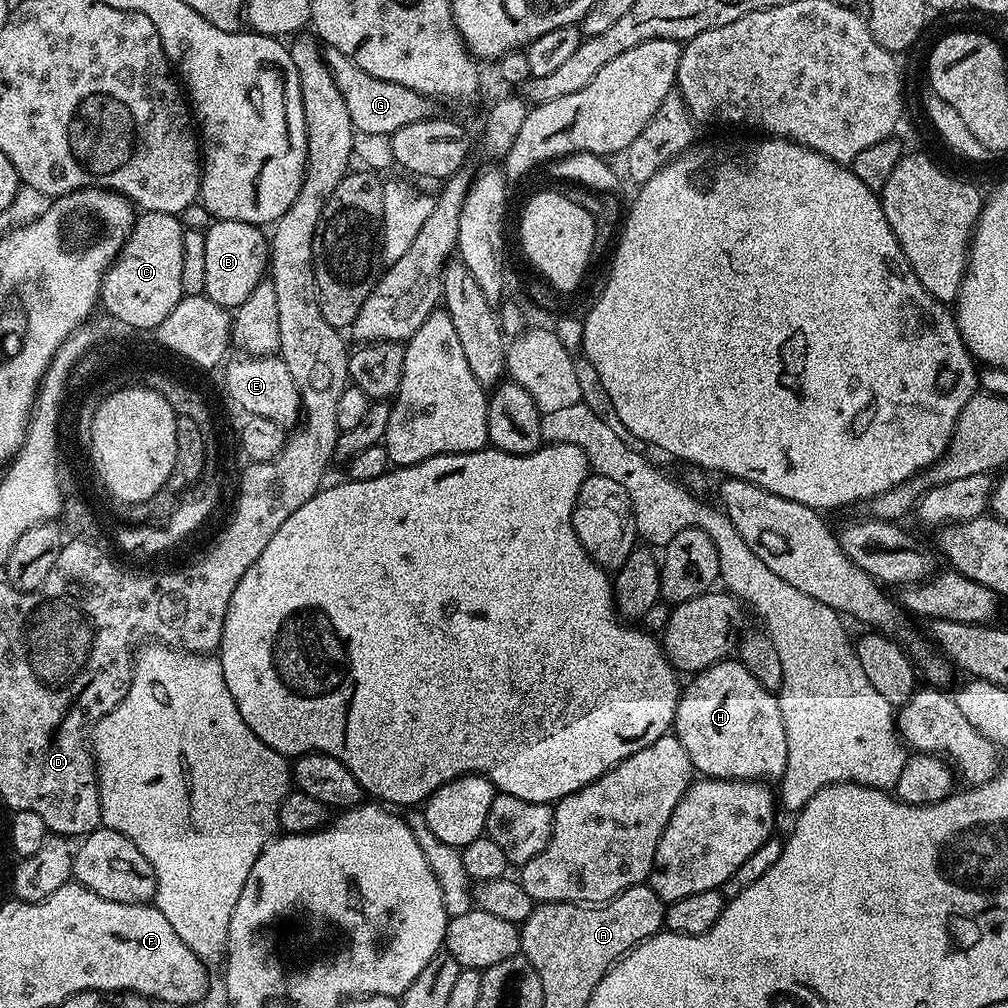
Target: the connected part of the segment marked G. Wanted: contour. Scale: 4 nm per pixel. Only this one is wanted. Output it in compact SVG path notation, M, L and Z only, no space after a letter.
M328 48L324 52L324 61L334 74L338 90L342 90L342 98L346 98L346 110L350 110L352 126L357 132L391 137L394 130L433 115L433 101L429 97L418 95L410 86L398 86L398 82L386 82L382 78L374 78L374 74L366 74L366 70L346 58L346 54L337 48Z

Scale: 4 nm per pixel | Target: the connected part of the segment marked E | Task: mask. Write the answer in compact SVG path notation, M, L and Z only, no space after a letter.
M244 354L239 358L241 360L229 359L223 369L224 384L228 387L229 398L244 411L244 414L270 418L270 422L278 422L284 429L291 429L301 419L302 409L298 386L294 386L294 378L290 378L286 362L276 354L270 356Z

